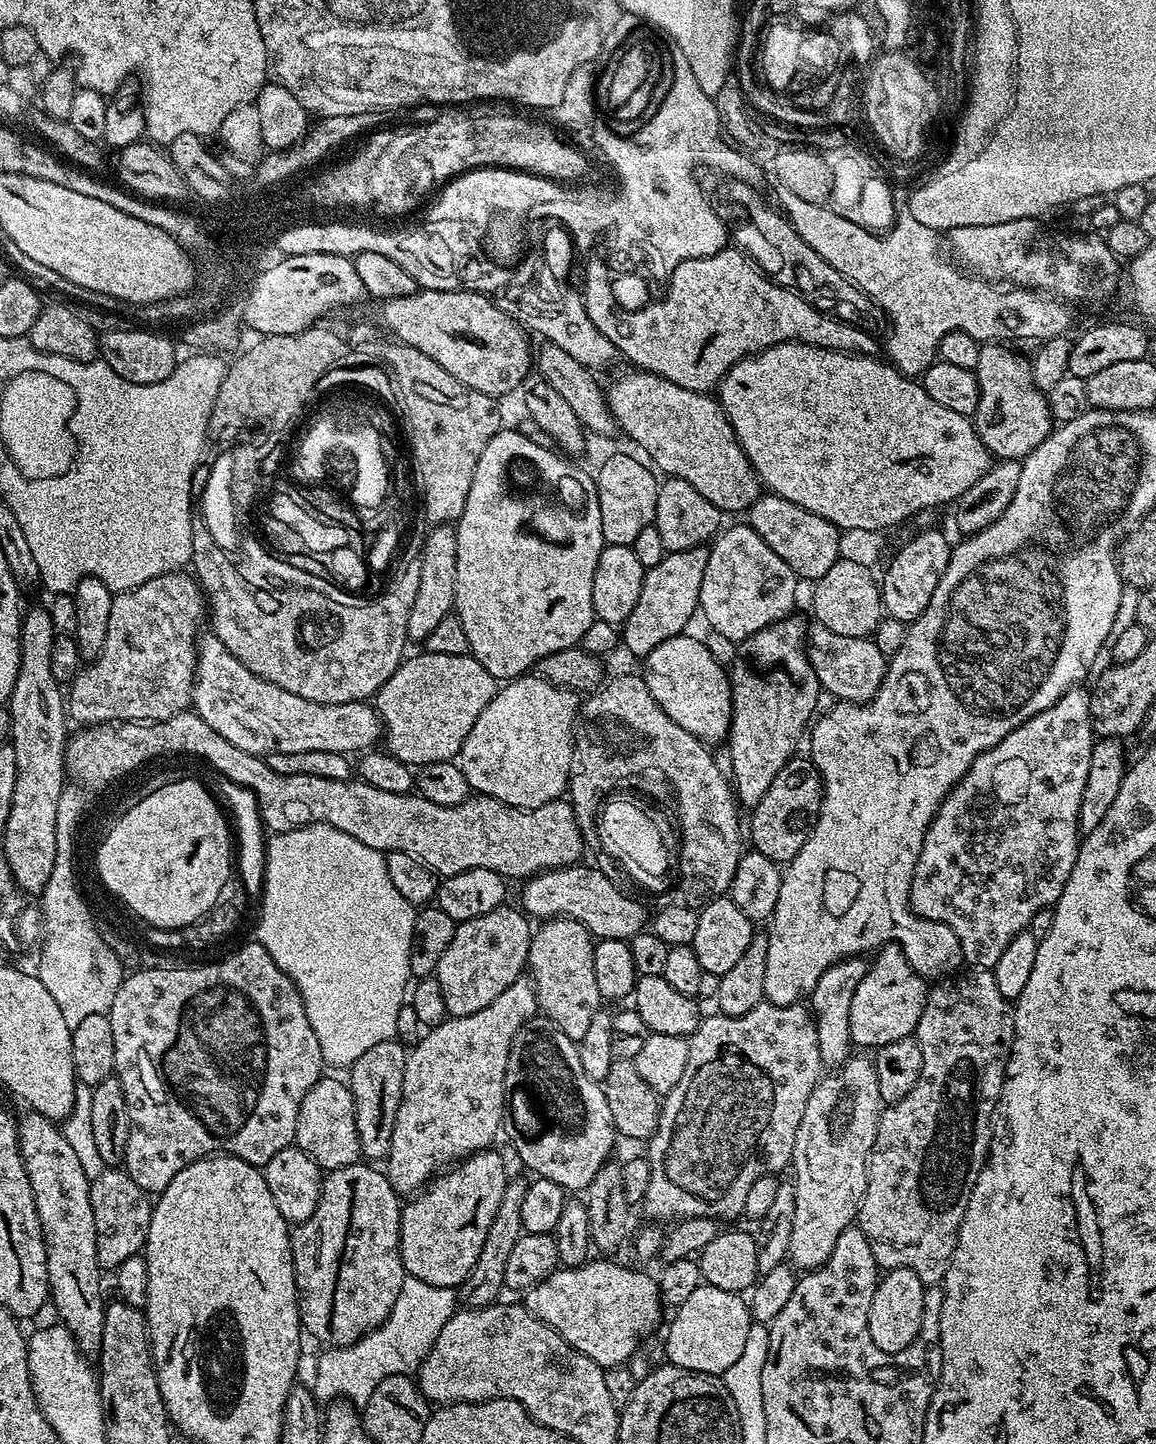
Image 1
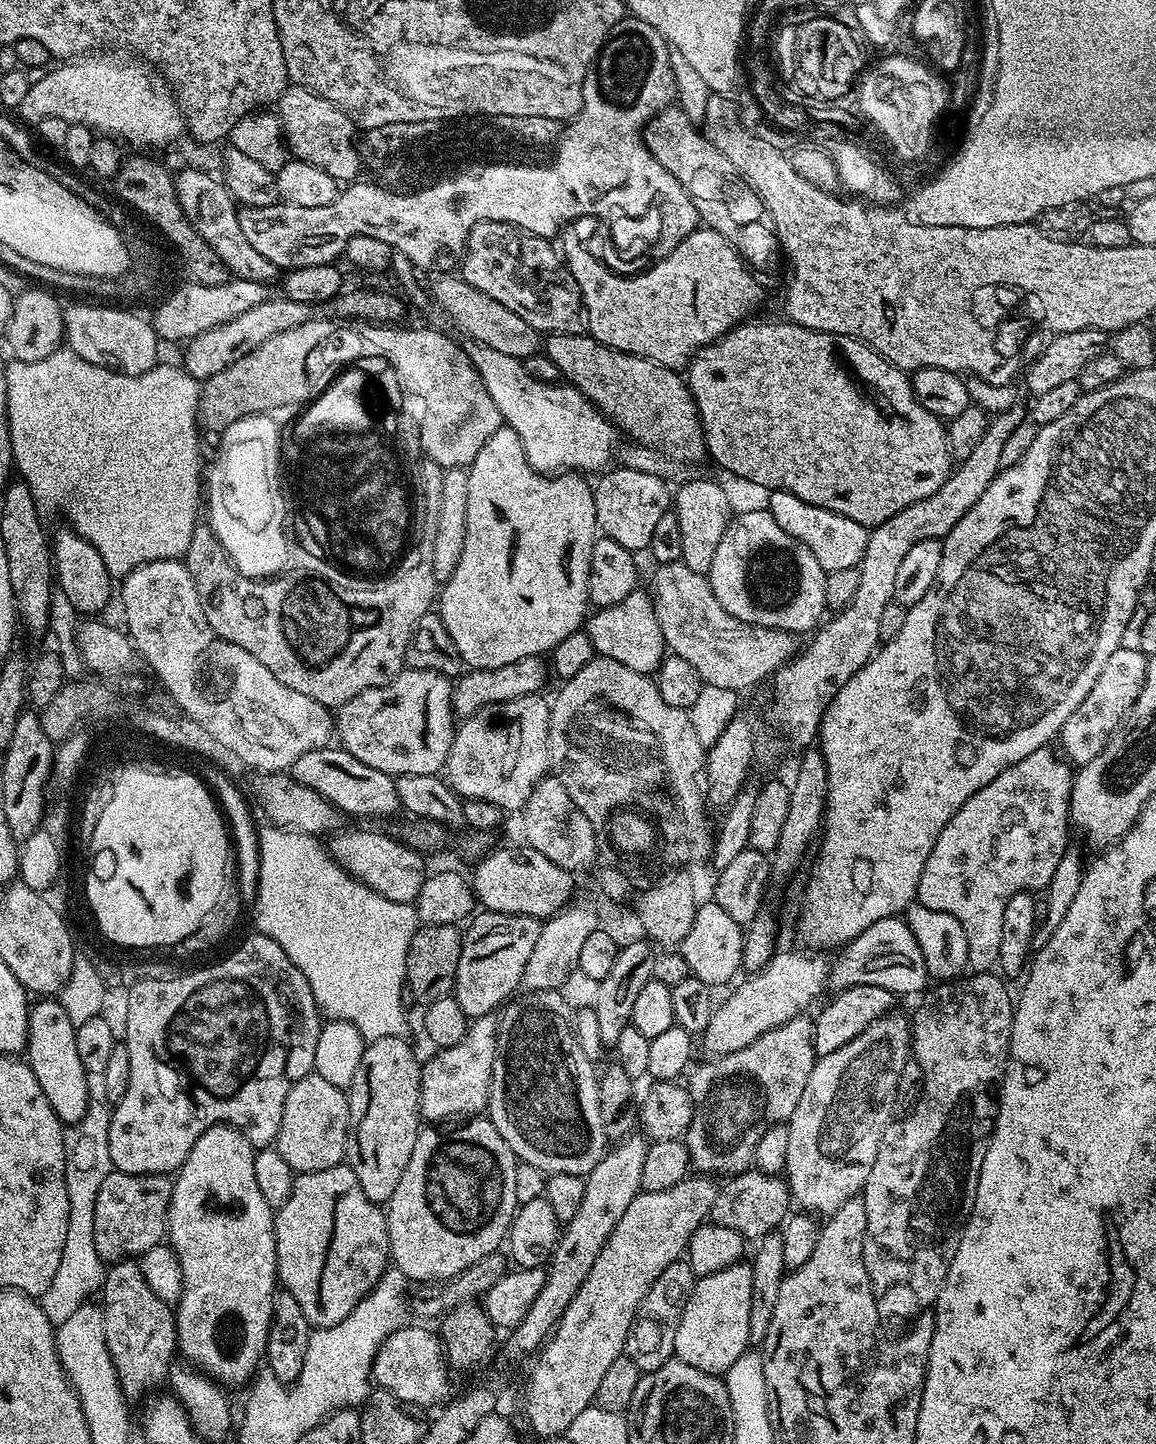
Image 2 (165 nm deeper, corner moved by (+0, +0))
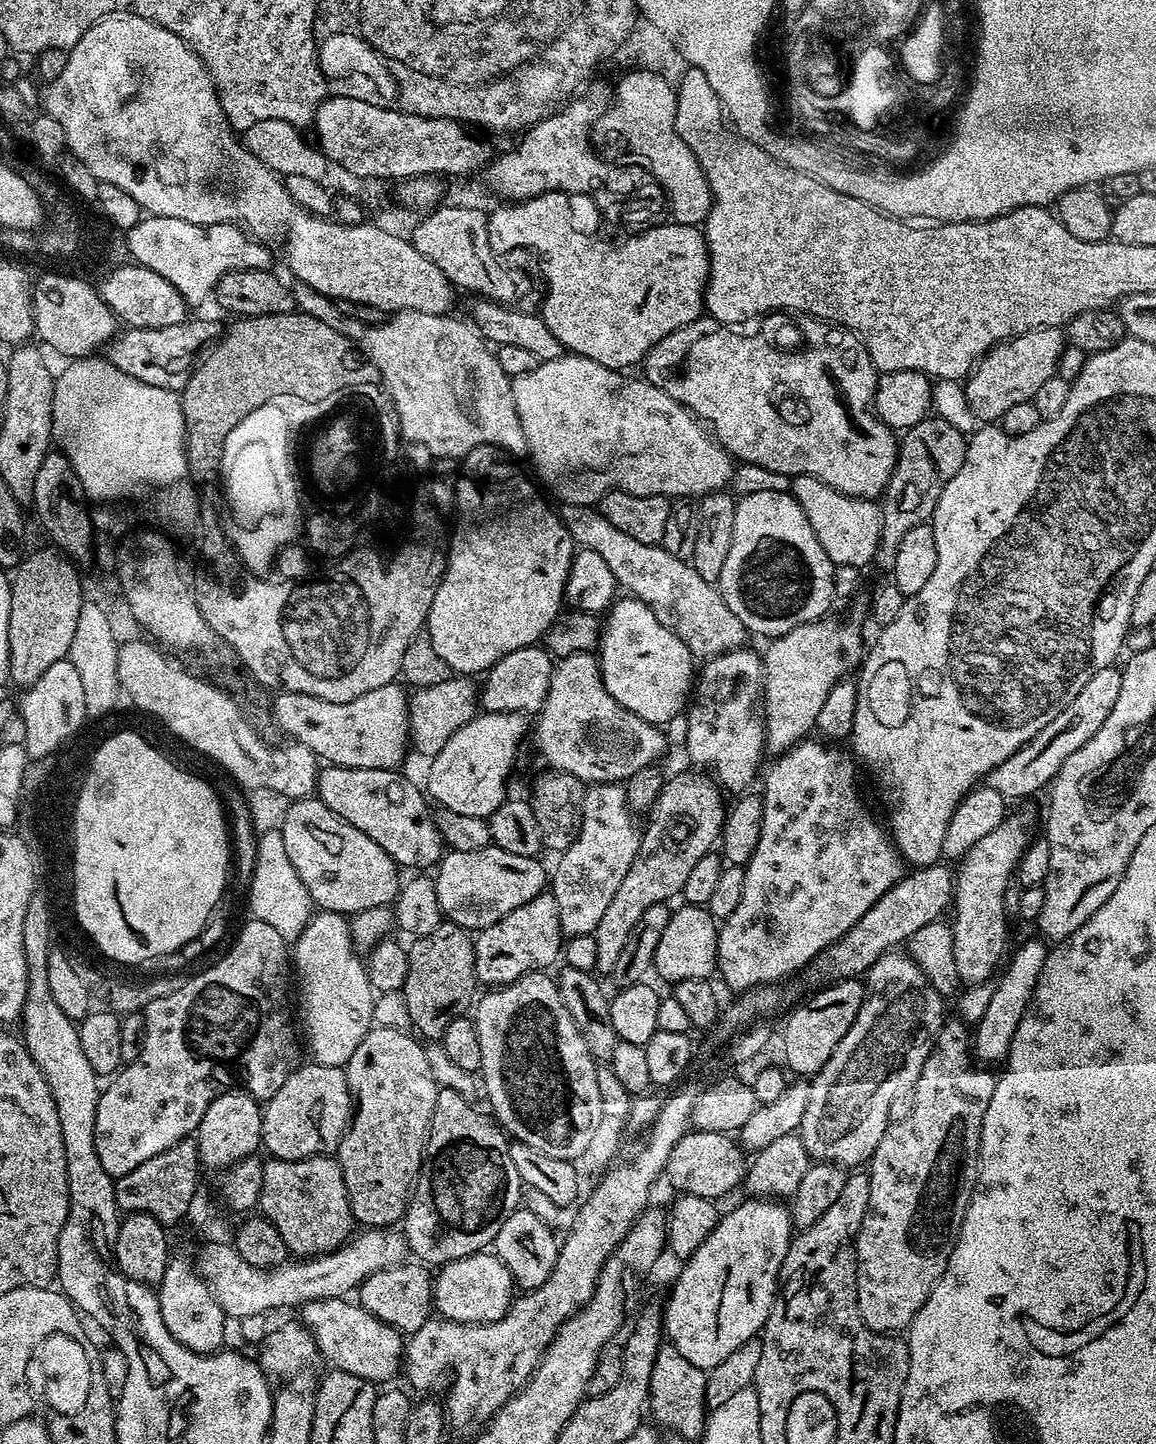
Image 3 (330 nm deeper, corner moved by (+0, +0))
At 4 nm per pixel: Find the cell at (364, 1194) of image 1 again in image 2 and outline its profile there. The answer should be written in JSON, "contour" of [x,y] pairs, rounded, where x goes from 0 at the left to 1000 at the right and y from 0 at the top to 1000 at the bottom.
{"contour":[[[300,805],[289,807],[285,810],[259,812],[253,818],[251,830],[244,836],[238,837],[237,841],[239,843],[239,883],[241,889],[244,890],[245,894],[253,897],[254,902],[258,902],[258,904],[261,904],[261,910],[265,910],[267,918],[271,920],[287,919],[291,916],[296,916],[310,904],[311,900],[324,892],[325,889],[331,885],[332,881],[337,878],[336,843],[333,837],[326,832],[317,830],[317,827],[313,824],[306,810],[301,808]]]}

